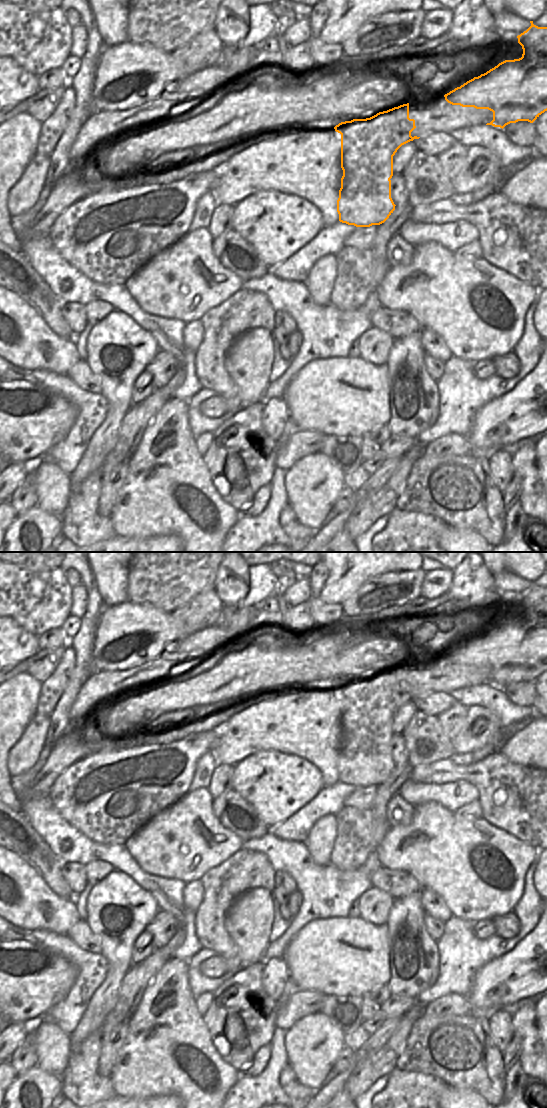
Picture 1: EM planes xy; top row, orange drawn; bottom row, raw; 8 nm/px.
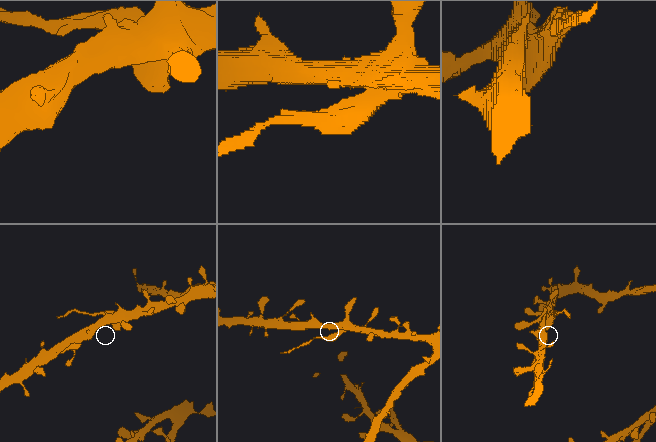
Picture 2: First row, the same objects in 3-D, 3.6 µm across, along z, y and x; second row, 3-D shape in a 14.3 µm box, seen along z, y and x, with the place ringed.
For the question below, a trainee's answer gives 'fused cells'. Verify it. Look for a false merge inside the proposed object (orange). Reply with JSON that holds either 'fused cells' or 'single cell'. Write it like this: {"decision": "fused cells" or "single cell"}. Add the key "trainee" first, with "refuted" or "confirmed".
{"trainee": "confirmed", "decision": "fused cells"}

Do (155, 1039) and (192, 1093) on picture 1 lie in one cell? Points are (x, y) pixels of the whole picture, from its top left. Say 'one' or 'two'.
one

